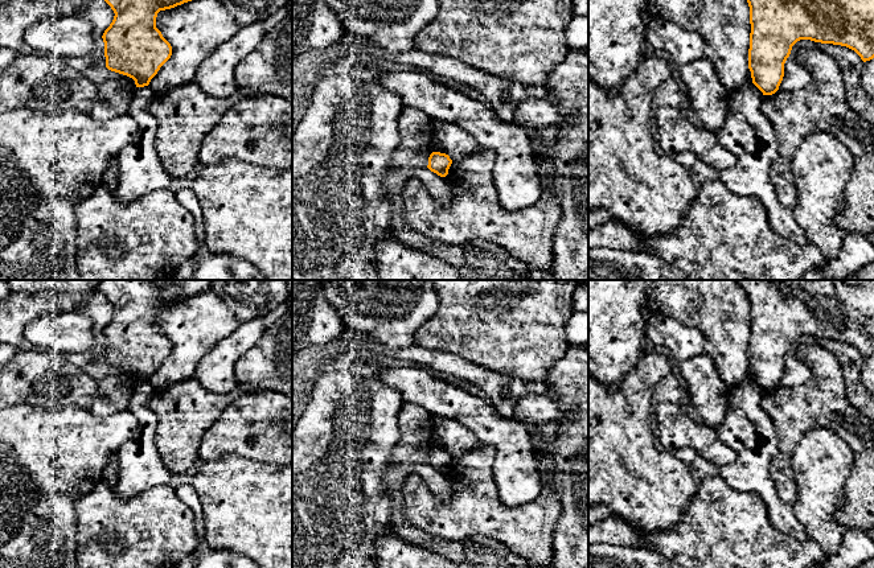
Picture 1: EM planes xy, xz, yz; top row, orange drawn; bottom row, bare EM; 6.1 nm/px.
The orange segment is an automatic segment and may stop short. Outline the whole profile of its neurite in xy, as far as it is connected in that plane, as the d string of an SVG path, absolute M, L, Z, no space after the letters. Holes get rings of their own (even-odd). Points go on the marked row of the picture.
M104 0L115 16L102 38L104 42L106 67L111 71L127 75L135 81L136 87L148 86L160 67L171 58L172 46L156 28L156 17L160 11L171 9L192 0Z

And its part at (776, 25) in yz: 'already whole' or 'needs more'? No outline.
already whole

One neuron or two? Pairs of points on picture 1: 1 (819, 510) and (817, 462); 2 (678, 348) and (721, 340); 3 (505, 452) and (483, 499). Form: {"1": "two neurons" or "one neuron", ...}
{"1": "one neuron", "2": "two neurons", "3": "two neurons"}

